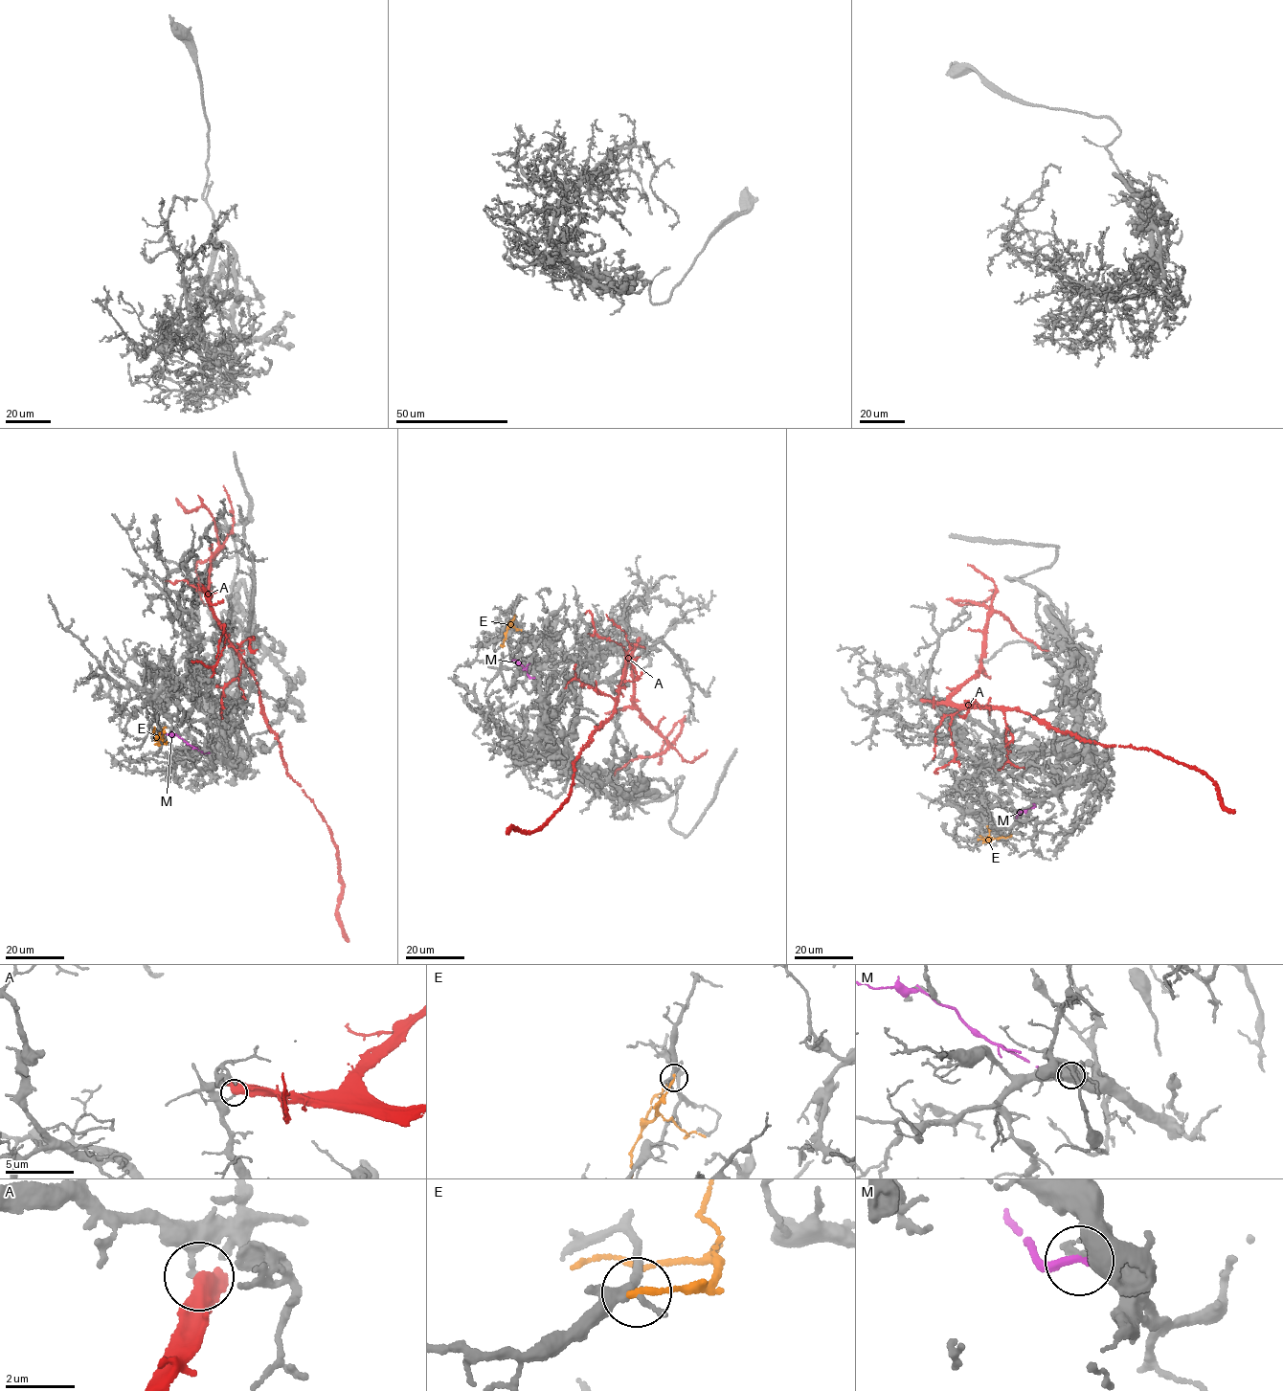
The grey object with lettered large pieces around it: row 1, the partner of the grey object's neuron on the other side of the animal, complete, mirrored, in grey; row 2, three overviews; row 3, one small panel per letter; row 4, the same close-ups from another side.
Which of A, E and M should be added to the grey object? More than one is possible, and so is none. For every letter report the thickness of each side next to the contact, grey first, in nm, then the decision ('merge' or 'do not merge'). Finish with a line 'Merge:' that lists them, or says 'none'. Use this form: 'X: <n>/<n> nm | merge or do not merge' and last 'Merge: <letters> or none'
A: 190/600 nm | do not merge
E: 200/180 nm | do not merge
M: 160/240 nm | do not merge
Merge: none

